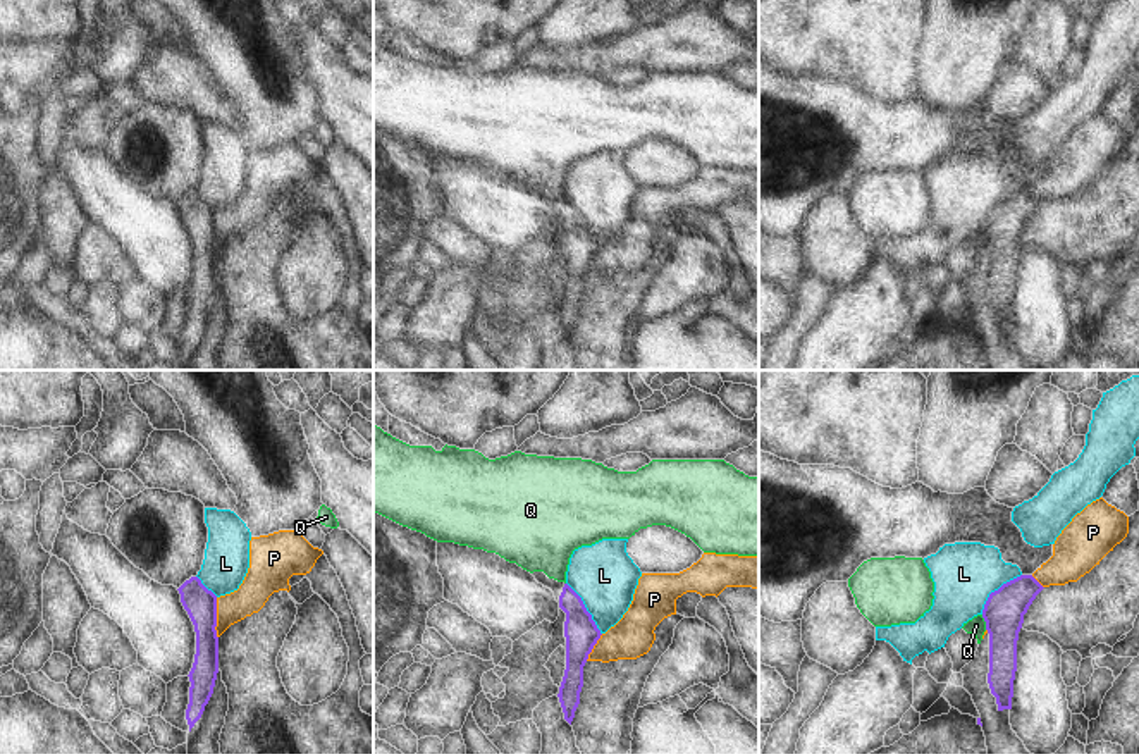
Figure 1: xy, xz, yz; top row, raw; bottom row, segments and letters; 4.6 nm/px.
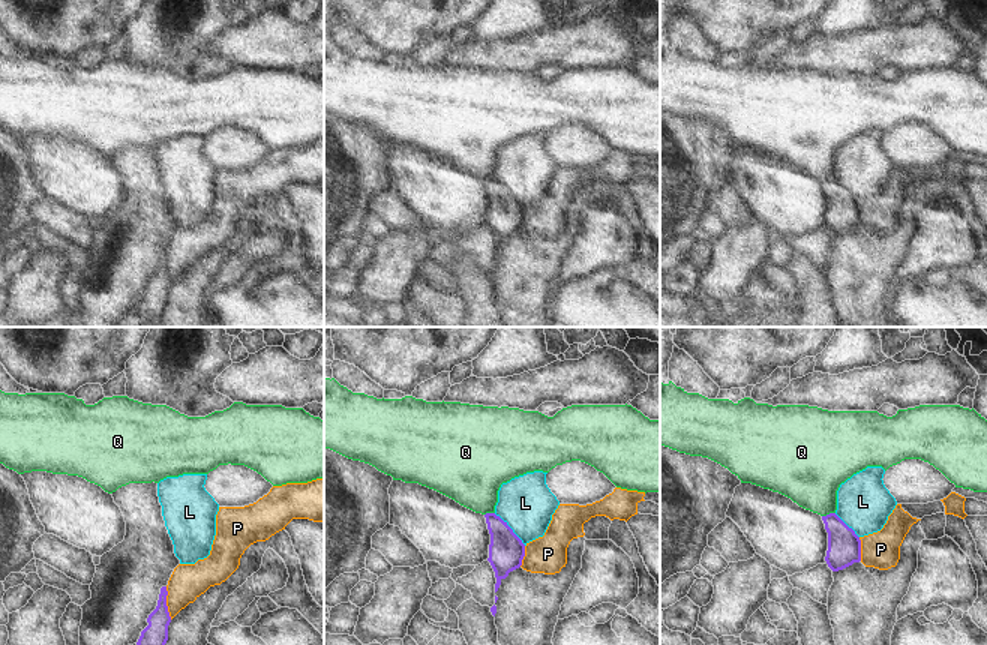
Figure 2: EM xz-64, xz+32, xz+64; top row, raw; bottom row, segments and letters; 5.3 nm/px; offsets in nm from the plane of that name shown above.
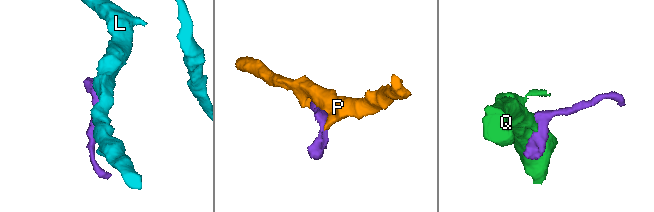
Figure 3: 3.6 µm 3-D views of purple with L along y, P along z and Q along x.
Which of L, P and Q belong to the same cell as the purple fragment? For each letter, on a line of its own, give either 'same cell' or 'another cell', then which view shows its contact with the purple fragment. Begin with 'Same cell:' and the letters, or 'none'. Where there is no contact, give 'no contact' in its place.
Same cell: Q
L: another cell | yz
P: another cell | xy
Q: same cell | yz

